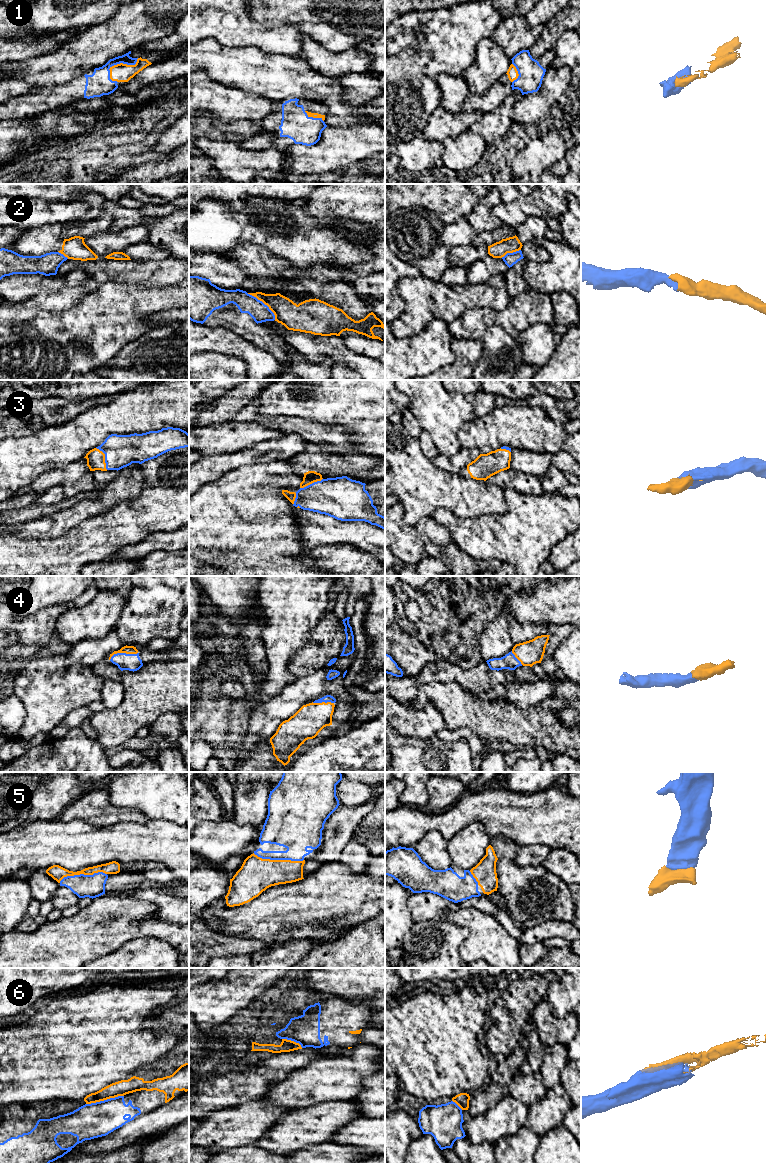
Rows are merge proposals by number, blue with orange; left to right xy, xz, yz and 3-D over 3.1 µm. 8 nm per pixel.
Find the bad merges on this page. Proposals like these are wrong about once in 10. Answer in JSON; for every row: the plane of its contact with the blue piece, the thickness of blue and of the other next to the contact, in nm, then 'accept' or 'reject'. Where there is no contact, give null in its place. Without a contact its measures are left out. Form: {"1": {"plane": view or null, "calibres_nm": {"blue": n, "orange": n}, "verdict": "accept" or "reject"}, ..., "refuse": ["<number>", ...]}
{"1": {"plane": "xy", "calibres_nm": {"blue": 190, "orange": 150}, "verdict": "accept"}, "2": {"plane": "xz", "calibres_nm": {"blue": 160, "orange": 200}, "verdict": "reject"}, "3": {"plane": "xy", "calibres_nm": {"blue": 260, "orange": 140}, "verdict": "accept"}, "4": {"plane": "xy", "calibres_nm": {"blue": 140, "orange": 70}, "verdict": "accept"}, "5": {"plane": "xz", "calibres_nm": {"blue": 280, "orange": 280}, "verdict": "accept"}, "6": {"plane": "xy", "calibres_nm": {"blue": 280, "orange": 120}, "verdict": "accept"}, "refuse": ["2"]}

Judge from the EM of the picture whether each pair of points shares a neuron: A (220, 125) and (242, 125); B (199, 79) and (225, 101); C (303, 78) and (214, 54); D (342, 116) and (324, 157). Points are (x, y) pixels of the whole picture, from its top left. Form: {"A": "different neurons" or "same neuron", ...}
{"A": "same neuron", "B": "same neuron", "C": "same neuron", "D": "different neurons"}

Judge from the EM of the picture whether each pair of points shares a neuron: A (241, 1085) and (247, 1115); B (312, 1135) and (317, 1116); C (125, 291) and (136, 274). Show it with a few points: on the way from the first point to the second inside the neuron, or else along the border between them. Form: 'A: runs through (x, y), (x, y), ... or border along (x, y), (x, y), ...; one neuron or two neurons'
A: border along (260, 1097), (222, 1108); two neurons
B: runs through (312, 1130), (317, 1121); one neuron
C: border along (107, 281), (142, 283), (153, 286); two neurons

